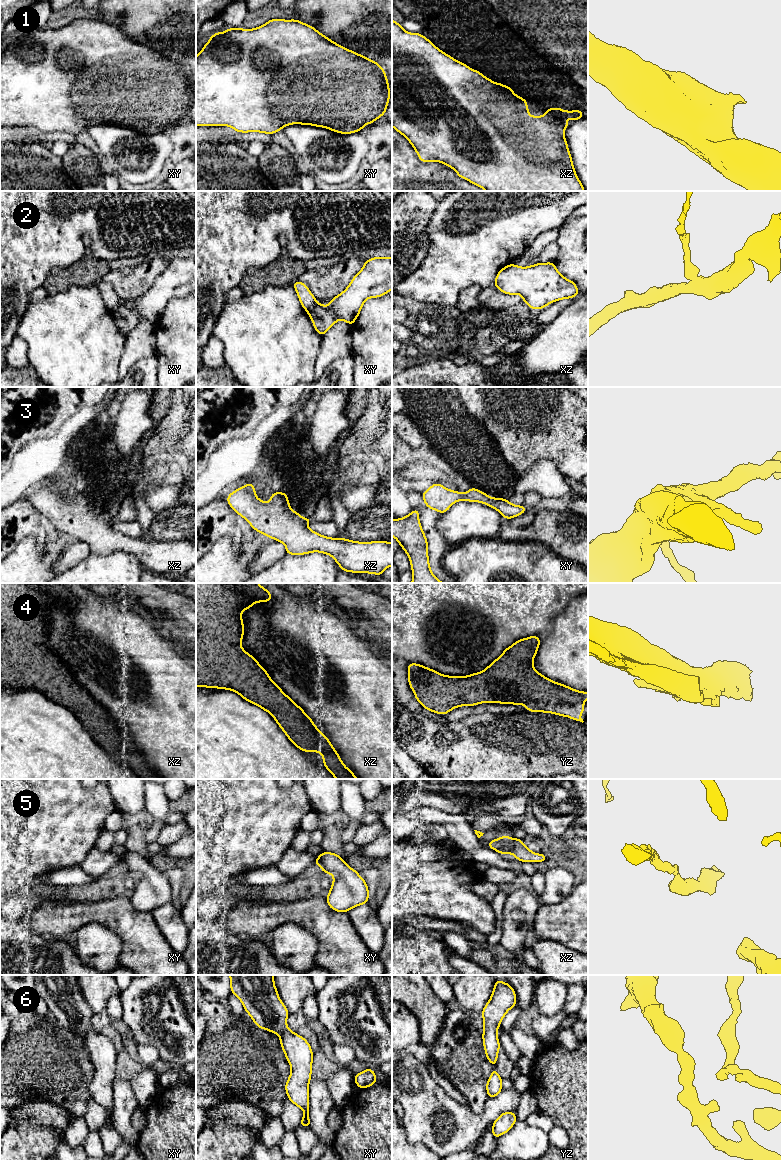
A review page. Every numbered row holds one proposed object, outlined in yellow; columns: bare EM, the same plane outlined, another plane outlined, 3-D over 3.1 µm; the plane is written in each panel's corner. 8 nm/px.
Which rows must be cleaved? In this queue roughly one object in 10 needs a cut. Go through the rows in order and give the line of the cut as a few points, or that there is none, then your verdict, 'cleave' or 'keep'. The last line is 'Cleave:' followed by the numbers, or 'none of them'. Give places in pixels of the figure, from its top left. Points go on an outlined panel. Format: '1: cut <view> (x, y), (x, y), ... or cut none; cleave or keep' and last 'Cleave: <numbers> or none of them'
1: cut none; keep
2: cut xy (317, 302), (306, 310); cleave
3: cut none; keep
4: cut none; keep
5: cut none; keep
6: cut none; keep
Cleave: 2

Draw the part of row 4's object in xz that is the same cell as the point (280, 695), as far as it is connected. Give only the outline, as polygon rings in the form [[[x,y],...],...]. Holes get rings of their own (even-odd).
[[[196,583],[196,687],[236,692],[246,701],[270,713],[288,739],[301,751],[320,753],[323,756],[324,766],[336,779],[358,779],[344,765],[332,743],[316,727],[312,719],[272,681],[266,670],[240,645],[244,635],[241,612],[250,610],[255,603],[269,602],[271,599],[271,593],[258,583]]]

